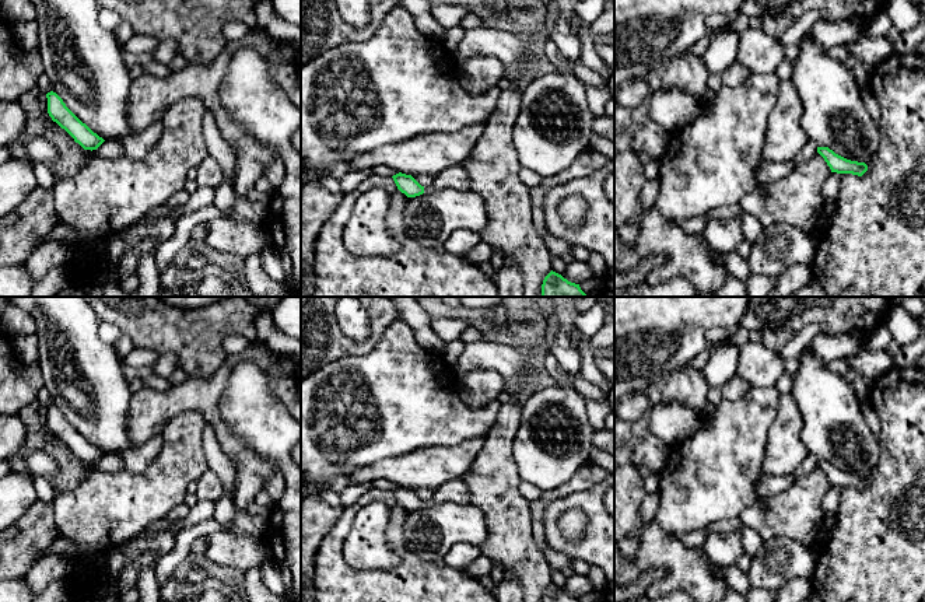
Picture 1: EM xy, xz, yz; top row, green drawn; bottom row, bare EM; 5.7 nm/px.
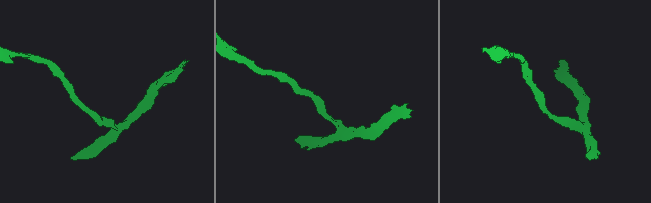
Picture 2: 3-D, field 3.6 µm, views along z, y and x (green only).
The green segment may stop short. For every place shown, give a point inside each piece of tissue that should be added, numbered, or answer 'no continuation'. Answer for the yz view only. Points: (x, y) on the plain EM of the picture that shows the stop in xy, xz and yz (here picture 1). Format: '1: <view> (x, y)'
no continuation

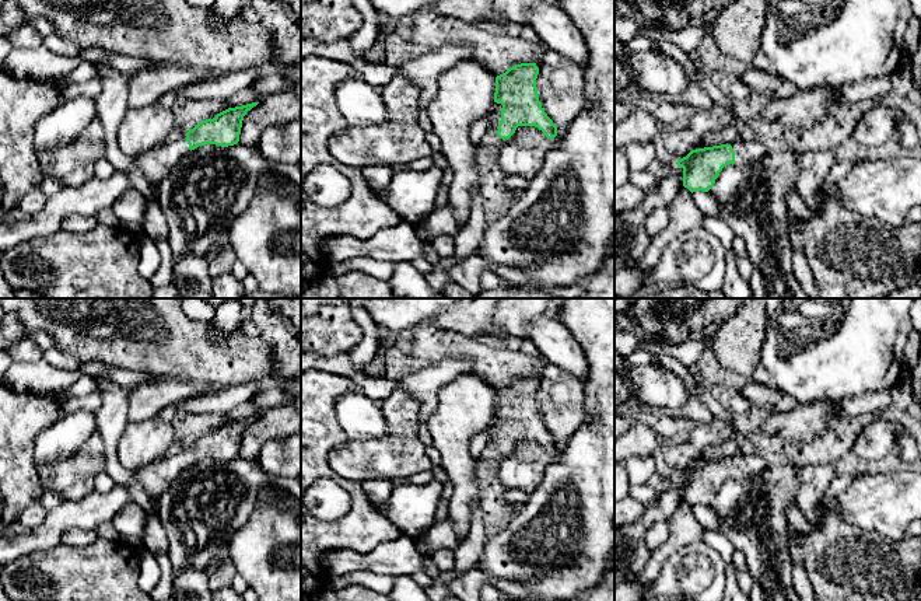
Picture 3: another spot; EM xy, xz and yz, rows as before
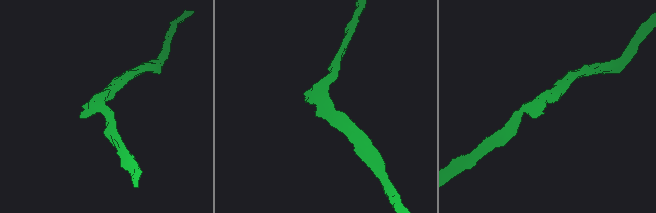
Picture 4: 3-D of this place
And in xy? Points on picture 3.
1: xy (158, 475)

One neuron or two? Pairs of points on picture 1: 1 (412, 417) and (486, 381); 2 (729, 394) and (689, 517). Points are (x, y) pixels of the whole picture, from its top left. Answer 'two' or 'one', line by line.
1: two
2: two

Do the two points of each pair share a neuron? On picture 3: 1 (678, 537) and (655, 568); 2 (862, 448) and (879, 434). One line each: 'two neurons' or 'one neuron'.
1: one neuron
2: one neuron

